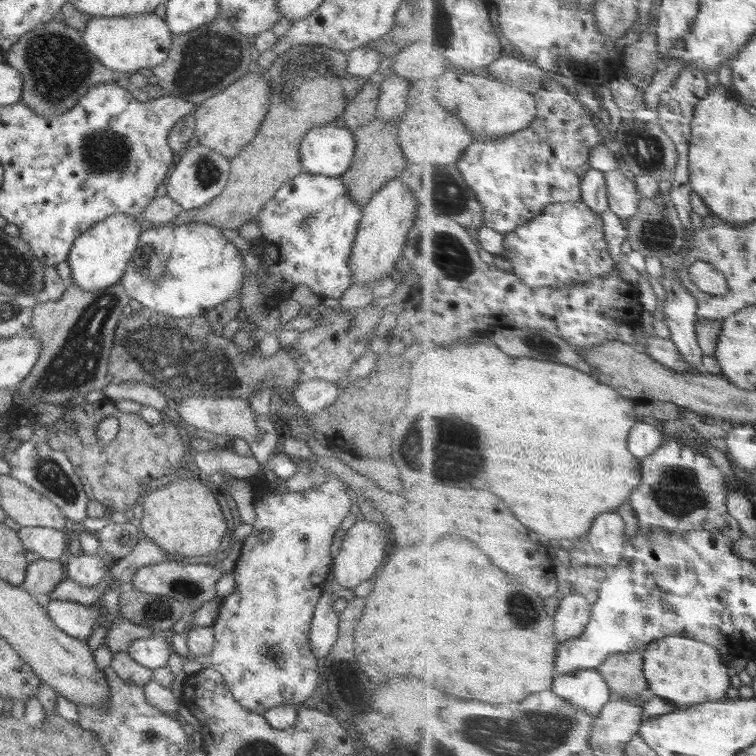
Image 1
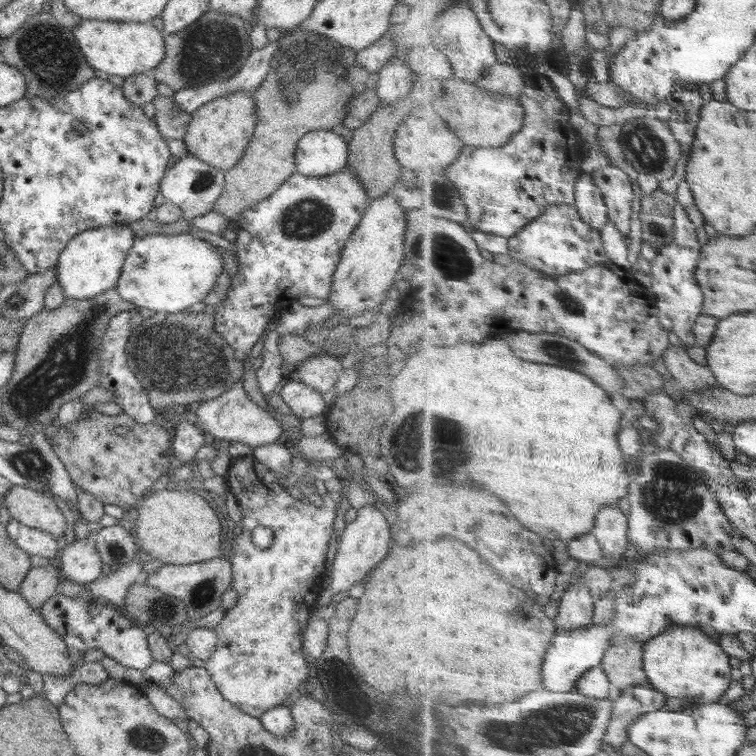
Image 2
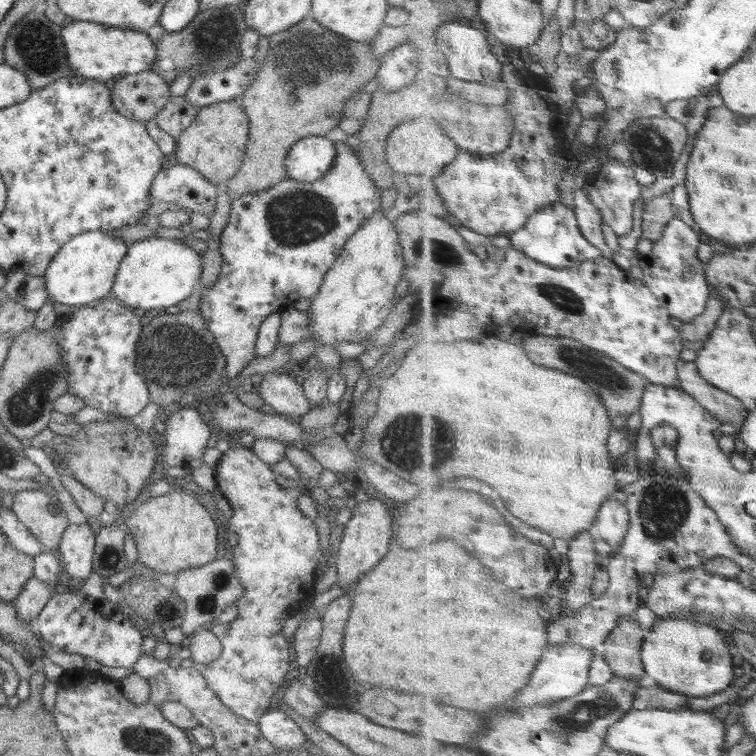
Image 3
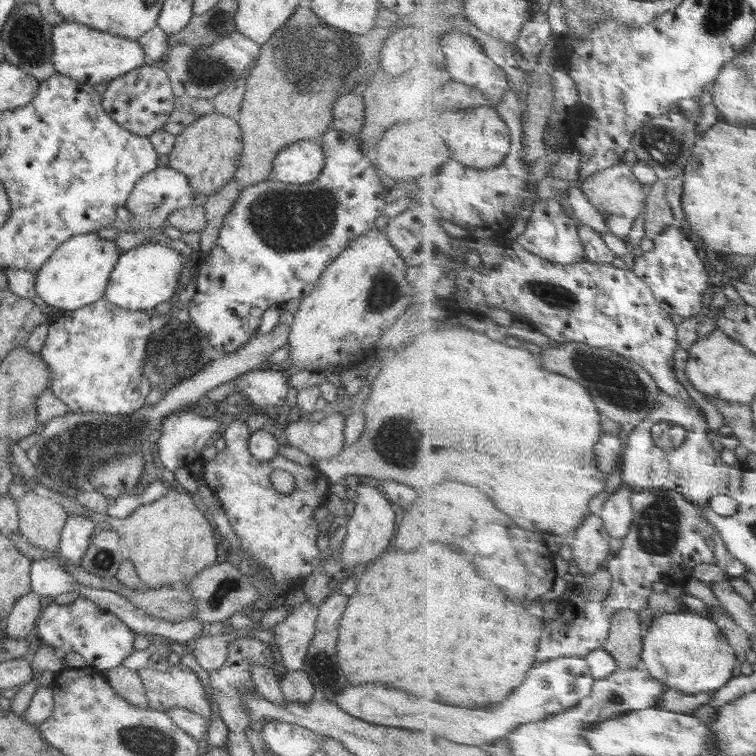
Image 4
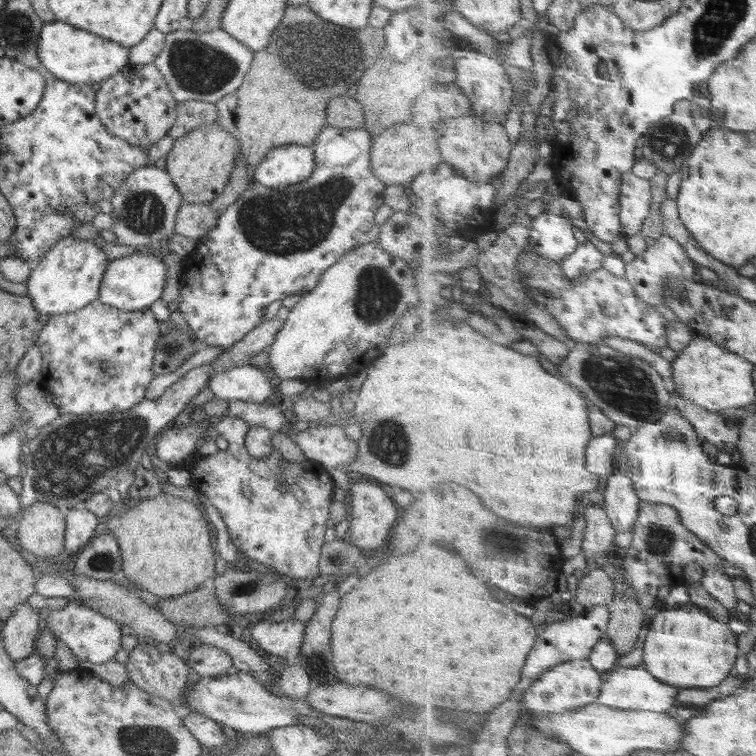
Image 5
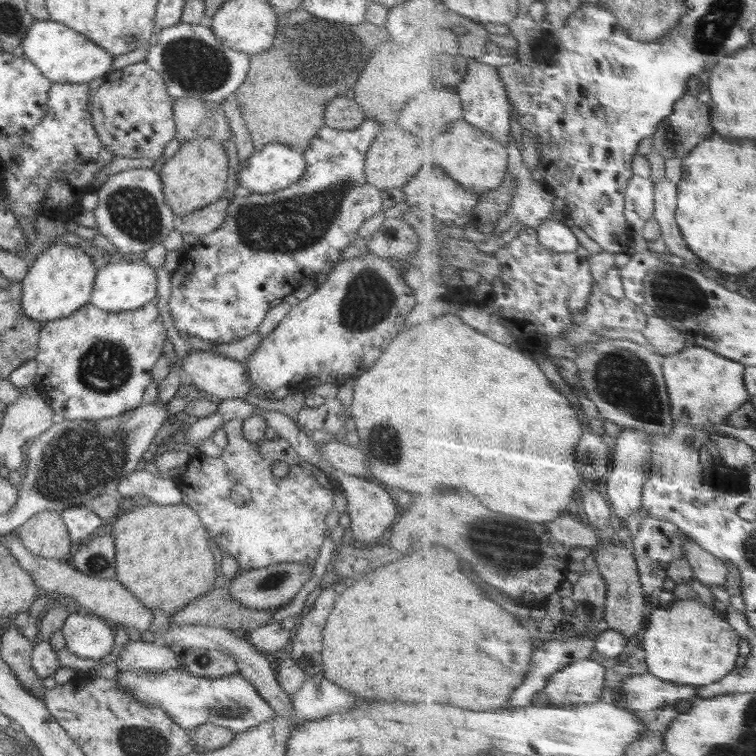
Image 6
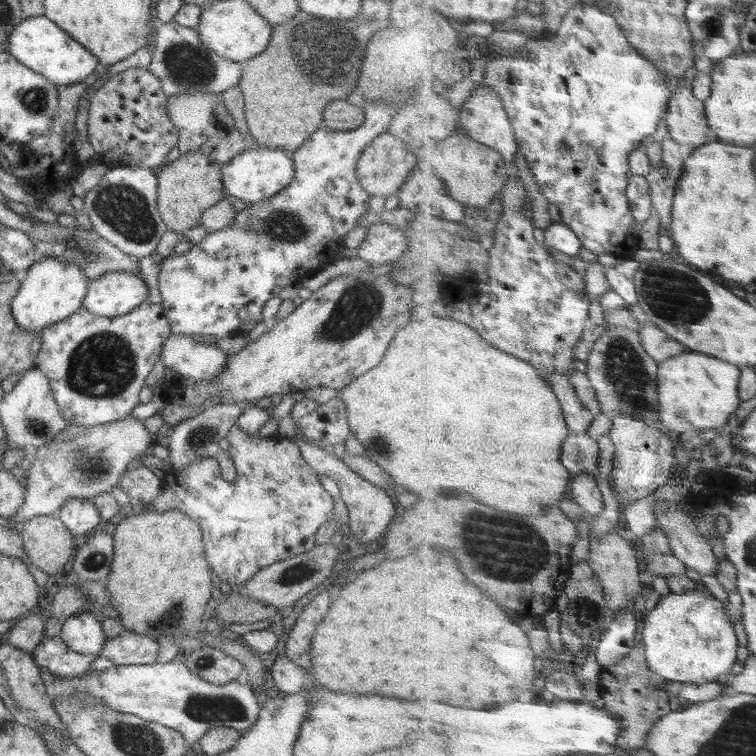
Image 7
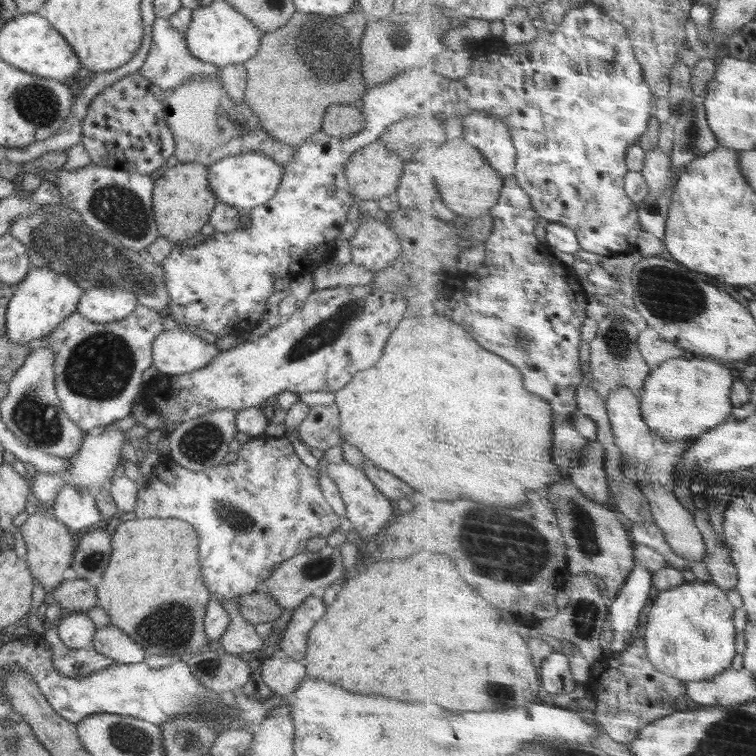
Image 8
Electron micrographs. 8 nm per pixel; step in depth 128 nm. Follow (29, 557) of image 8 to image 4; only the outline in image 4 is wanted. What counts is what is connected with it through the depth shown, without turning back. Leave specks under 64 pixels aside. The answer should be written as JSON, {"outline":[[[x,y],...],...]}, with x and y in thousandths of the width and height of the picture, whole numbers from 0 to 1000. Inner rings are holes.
{"outline":[[[40,646],[22,661],[26,705],[30,714],[61,730],[77,731],[89,679],[75,661]]]}

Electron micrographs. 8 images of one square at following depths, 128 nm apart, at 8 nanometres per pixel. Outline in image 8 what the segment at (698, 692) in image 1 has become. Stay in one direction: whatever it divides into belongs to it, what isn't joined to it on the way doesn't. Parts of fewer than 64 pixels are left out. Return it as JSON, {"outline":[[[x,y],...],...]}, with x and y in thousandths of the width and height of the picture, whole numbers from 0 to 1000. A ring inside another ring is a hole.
{"outline":[[[921,766],[874,783],[864,792],[853,835],[861,874],[881,892],[903,901],[935,901],[970,882],[976,868],[974,804],[962,782],[944,769]]]}

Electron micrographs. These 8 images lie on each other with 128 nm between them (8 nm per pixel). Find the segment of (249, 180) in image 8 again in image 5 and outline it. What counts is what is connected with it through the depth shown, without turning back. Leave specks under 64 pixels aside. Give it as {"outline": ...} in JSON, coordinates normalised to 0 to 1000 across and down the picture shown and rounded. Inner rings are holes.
{"outline":[[[384,190],[353,198],[349,212],[332,230],[333,241],[368,249],[405,239],[415,228],[415,200],[411,192]]]}

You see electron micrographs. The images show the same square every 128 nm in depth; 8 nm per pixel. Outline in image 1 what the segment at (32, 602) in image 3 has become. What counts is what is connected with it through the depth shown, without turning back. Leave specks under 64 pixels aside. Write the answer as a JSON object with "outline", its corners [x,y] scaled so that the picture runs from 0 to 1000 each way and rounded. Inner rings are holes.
{"outline":[[[50,738],[36,747],[33,767],[28,776],[42,788],[66,786],[85,762],[83,741]]]}

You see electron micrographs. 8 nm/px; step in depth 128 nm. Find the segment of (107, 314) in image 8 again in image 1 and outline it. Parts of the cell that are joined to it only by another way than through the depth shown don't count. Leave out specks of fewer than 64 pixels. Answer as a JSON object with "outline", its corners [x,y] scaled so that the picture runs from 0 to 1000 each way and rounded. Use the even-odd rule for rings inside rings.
{"outline":[[[265,294],[249,296],[214,295],[212,300],[190,303],[183,316],[183,325],[175,341],[167,351],[160,374],[172,394],[177,394],[206,414],[228,418],[228,421],[243,421],[246,418],[262,418],[272,410],[284,415],[283,405],[295,402],[304,394],[317,388],[320,364],[323,362],[323,345],[307,320],[283,298]]]}

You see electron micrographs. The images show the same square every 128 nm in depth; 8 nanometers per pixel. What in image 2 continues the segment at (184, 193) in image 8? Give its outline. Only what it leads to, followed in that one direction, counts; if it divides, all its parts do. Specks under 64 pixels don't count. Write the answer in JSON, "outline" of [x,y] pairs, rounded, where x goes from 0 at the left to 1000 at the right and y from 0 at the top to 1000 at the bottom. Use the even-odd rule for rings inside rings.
{"outline":[[[310,120],[286,130],[253,151],[242,187],[249,205],[265,209],[278,221],[304,226],[327,198],[339,167],[339,128],[333,120]]]}

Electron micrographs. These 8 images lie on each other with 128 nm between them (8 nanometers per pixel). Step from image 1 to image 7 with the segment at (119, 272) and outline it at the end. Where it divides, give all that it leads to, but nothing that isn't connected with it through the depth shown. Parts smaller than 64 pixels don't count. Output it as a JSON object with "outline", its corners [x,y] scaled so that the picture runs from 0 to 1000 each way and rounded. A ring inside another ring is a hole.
{"outline":[[[52,340],[42,353],[28,364],[28,374],[16,396],[16,417],[29,437],[56,438],[99,415],[110,406],[119,370],[104,352],[85,347],[78,341]]]}

